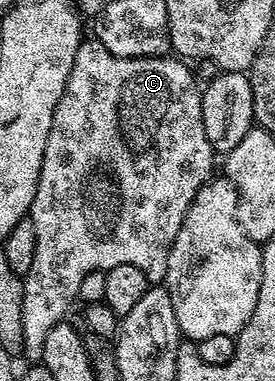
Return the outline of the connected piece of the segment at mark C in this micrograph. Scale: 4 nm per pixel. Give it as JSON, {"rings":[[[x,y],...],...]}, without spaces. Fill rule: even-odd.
{"rings":[[[97,39],[83,40],[76,51],[76,63],[68,75],[68,83],[64,87],[64,95],[52,115],[52,131],[48,131],[48,143],[44,147],[44,163],[40,167],[40,179],[36,187],[36,199],[32,203],[28,220],[36,227],[36,259],[32,259],[32,271],[24,274],[24,343],[22,353],[27,362],[41,362],[44,351],[44,339],[48,339],[48,331],[61,321],[67,320],[69,311],[78,301],[80,283],[84,275],[92,271],[105,271],[112,267],[131,265],[144,271],[147,282],[162,283],[168,271],[168,255],[176,235],[186,218],[188,207],[194,202],[200,187],[211,180],[215,172],[216,154],[208,143],[208,135],[204,135],[204,119],[202,118],[202,89],[199,78],[193,68],[189,69],[185,60],[174,55],[164,57],[117,57],[104,47]]]}

